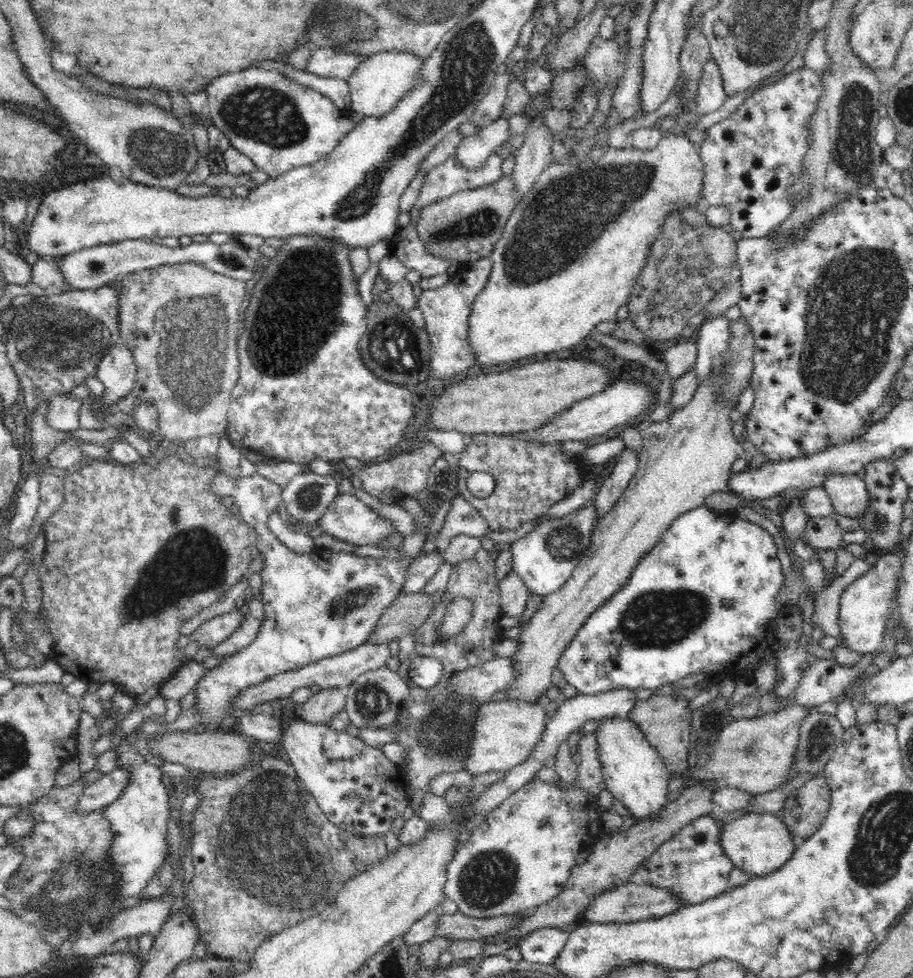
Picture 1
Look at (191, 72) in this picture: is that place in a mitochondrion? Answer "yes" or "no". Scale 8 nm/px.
no

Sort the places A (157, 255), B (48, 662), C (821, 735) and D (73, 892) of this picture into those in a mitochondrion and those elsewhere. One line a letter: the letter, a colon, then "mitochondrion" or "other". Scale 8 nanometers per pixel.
A: other
B: other
C: mitochondrion
D: mitochondrion

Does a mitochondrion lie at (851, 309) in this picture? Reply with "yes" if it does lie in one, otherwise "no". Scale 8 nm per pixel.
yes

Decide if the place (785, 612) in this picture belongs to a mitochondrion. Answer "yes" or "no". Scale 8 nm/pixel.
no

